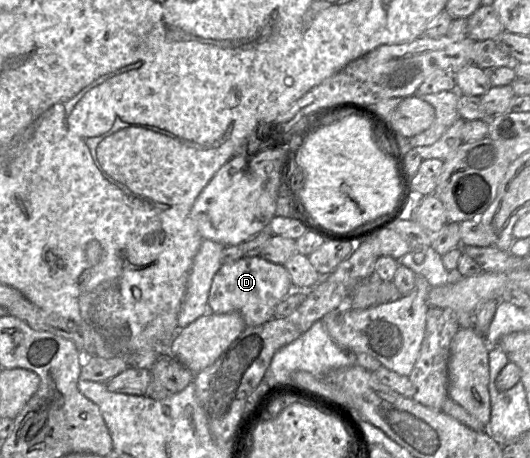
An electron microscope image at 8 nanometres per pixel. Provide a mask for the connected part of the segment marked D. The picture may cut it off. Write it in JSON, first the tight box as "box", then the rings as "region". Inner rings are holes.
{"box":[208,256,294,327],"region":[[[260,256],[243,257],[222,264],[213,278],[208,297],[208,311],[214,314],[238,312],[246,327],[262,325],[274,318],[276,306],[294,290],[284,265],[274,264]]]}

